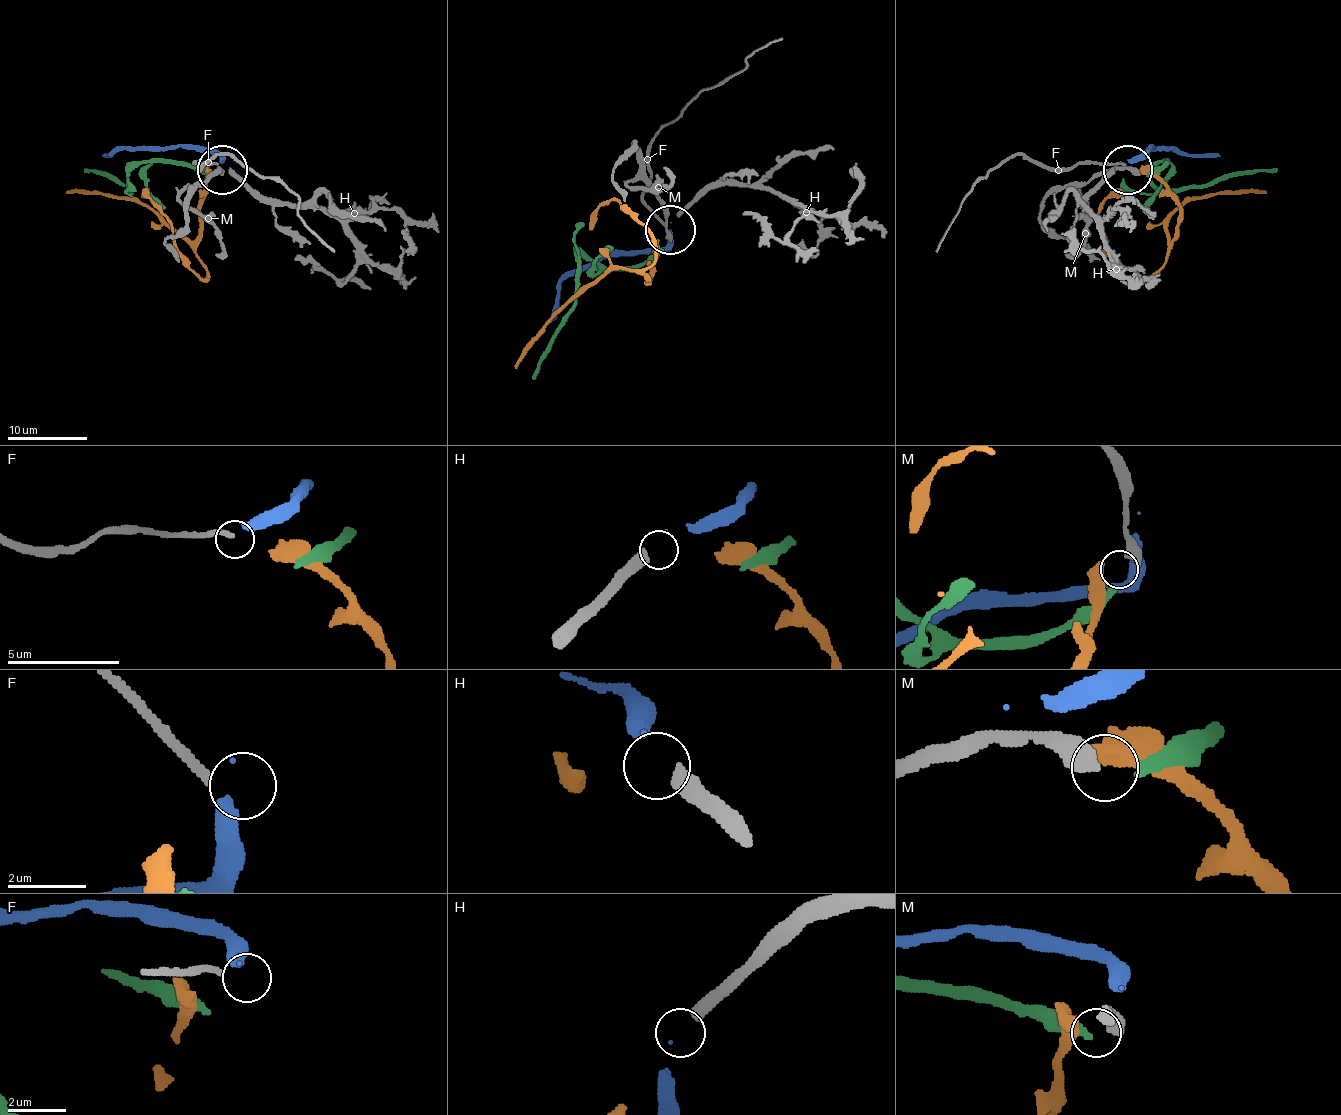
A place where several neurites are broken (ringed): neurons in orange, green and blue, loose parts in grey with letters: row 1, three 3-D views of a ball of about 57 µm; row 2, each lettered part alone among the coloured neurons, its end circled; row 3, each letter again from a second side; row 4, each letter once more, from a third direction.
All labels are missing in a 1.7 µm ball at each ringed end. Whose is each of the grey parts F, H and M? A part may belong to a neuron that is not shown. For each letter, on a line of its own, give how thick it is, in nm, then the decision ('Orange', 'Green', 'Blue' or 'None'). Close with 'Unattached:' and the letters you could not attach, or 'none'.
F: Thickness 240 nm. None
H: Thickness 440 nm. Blue
M: Thickness 550 nm. Green
Unattached: F

